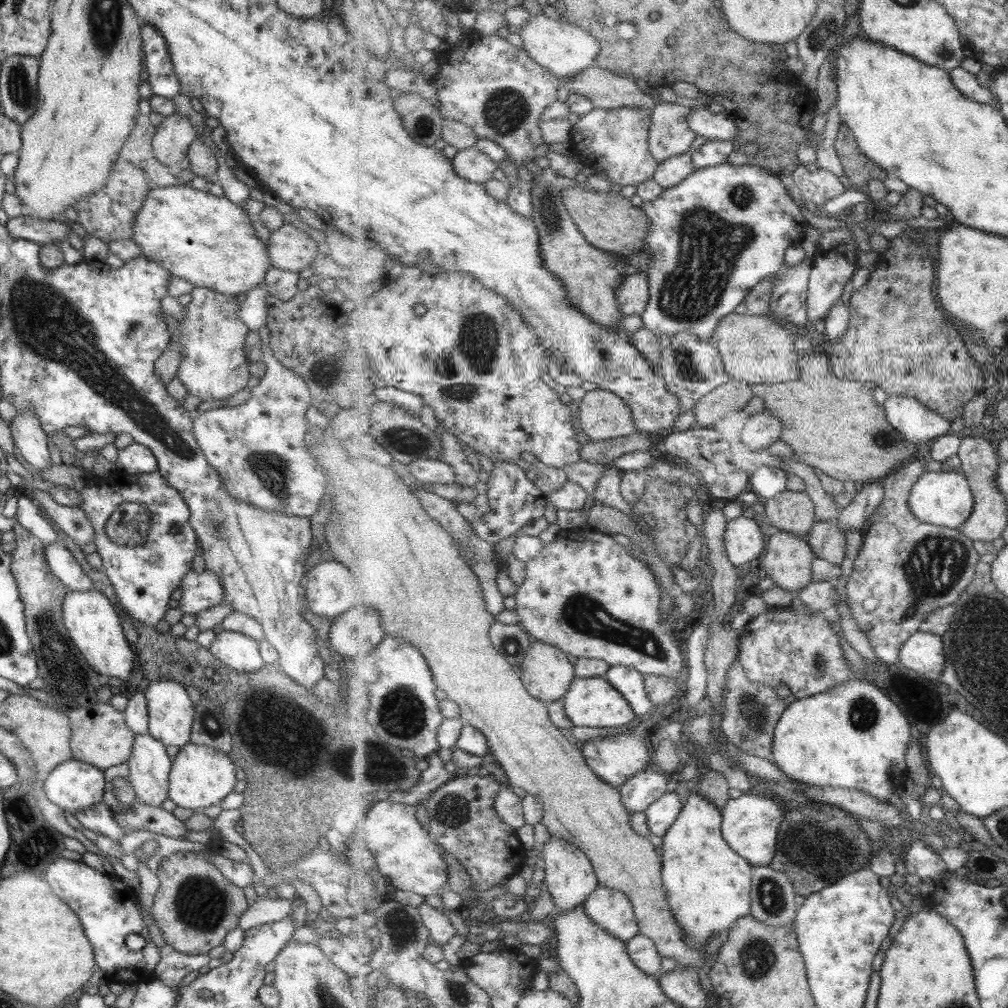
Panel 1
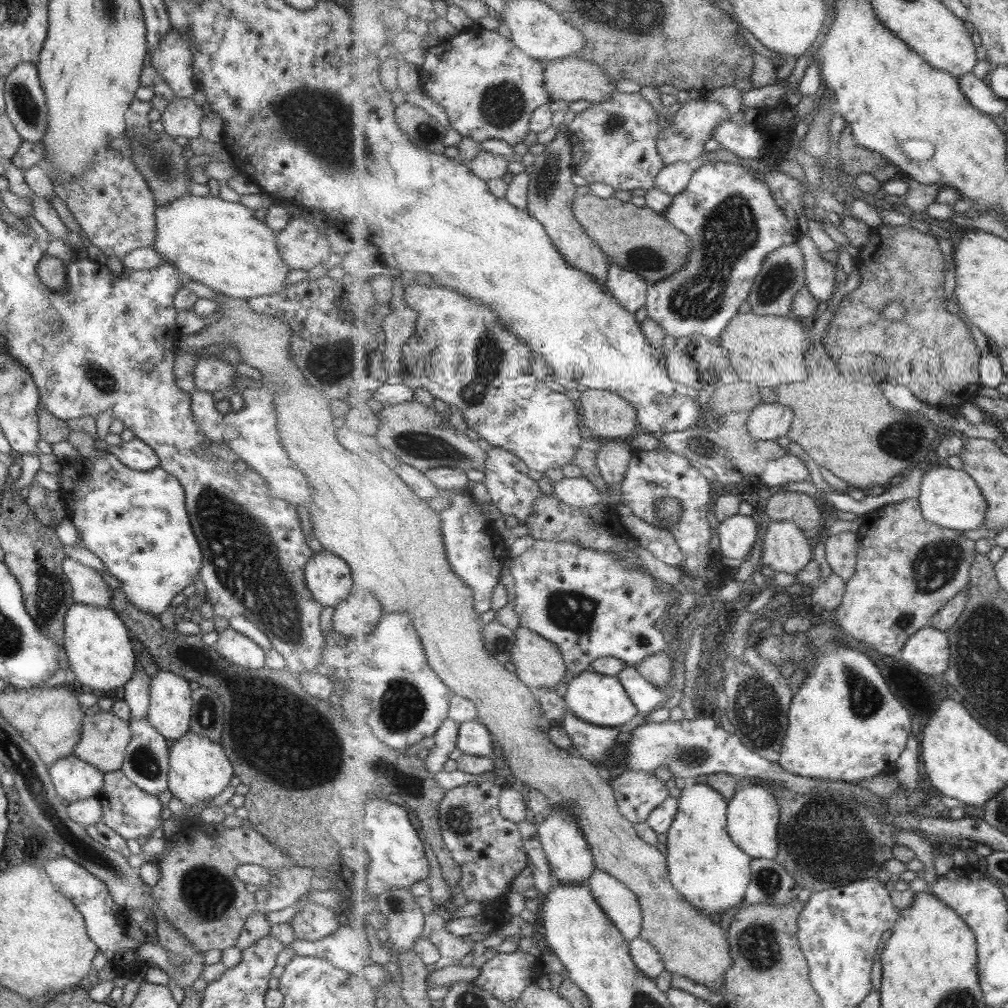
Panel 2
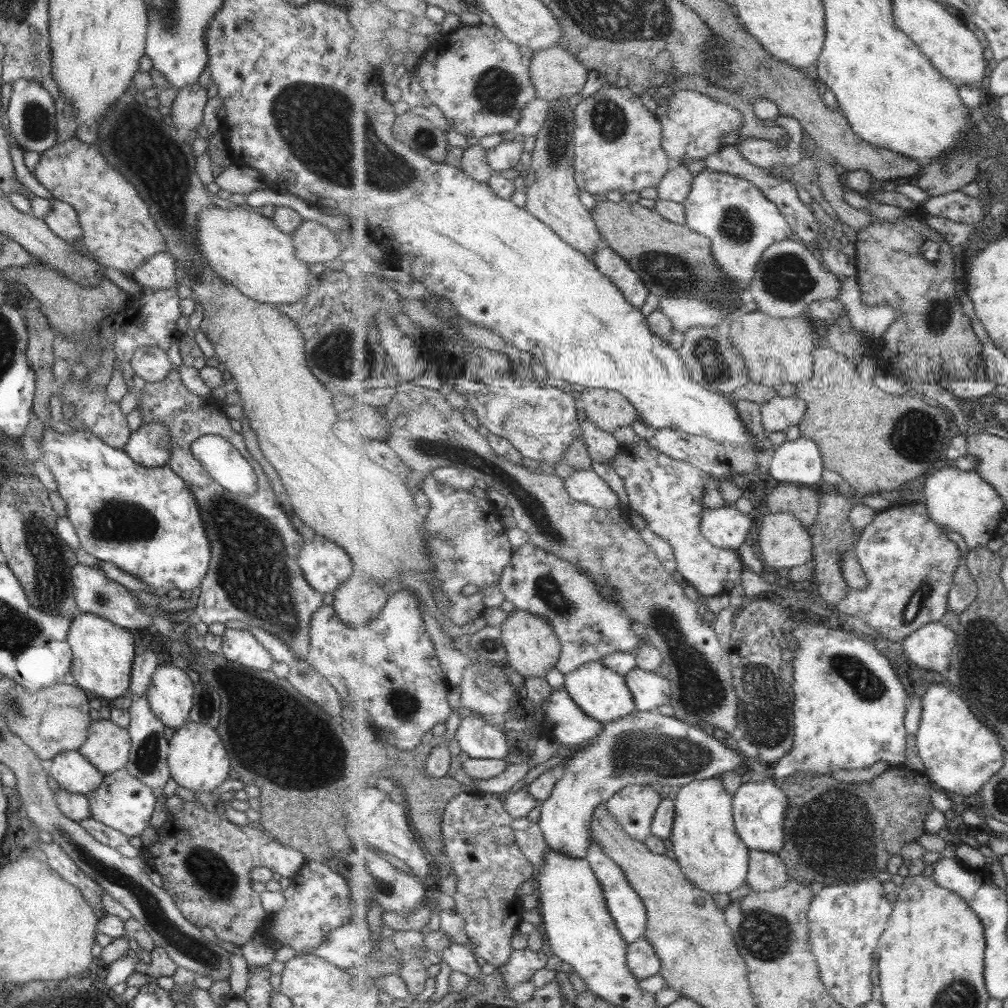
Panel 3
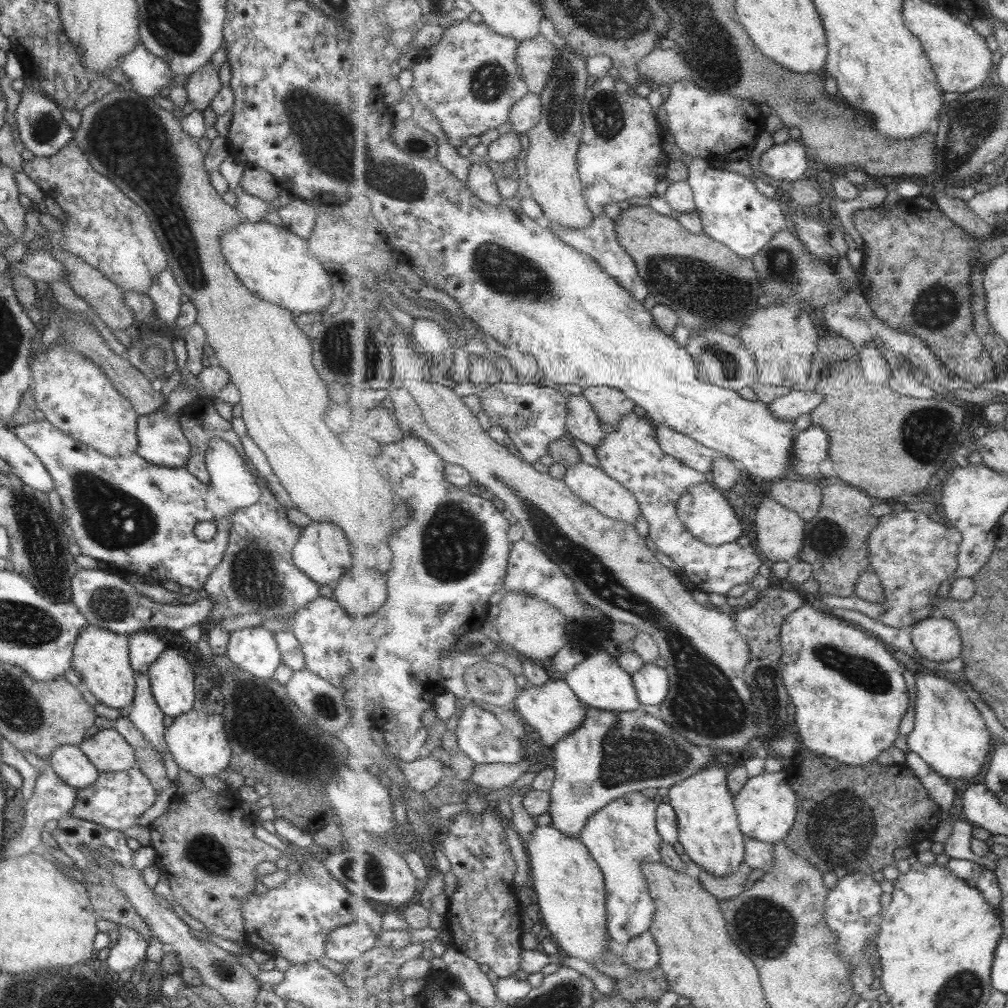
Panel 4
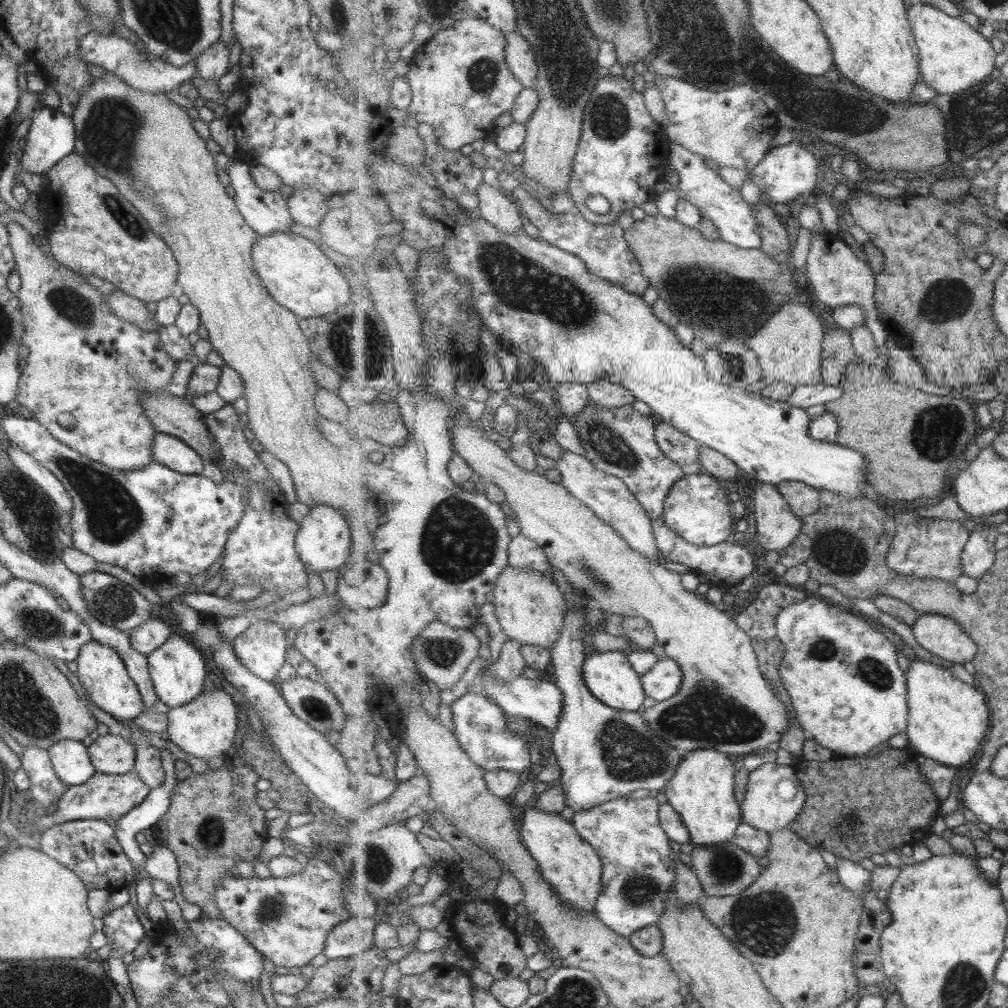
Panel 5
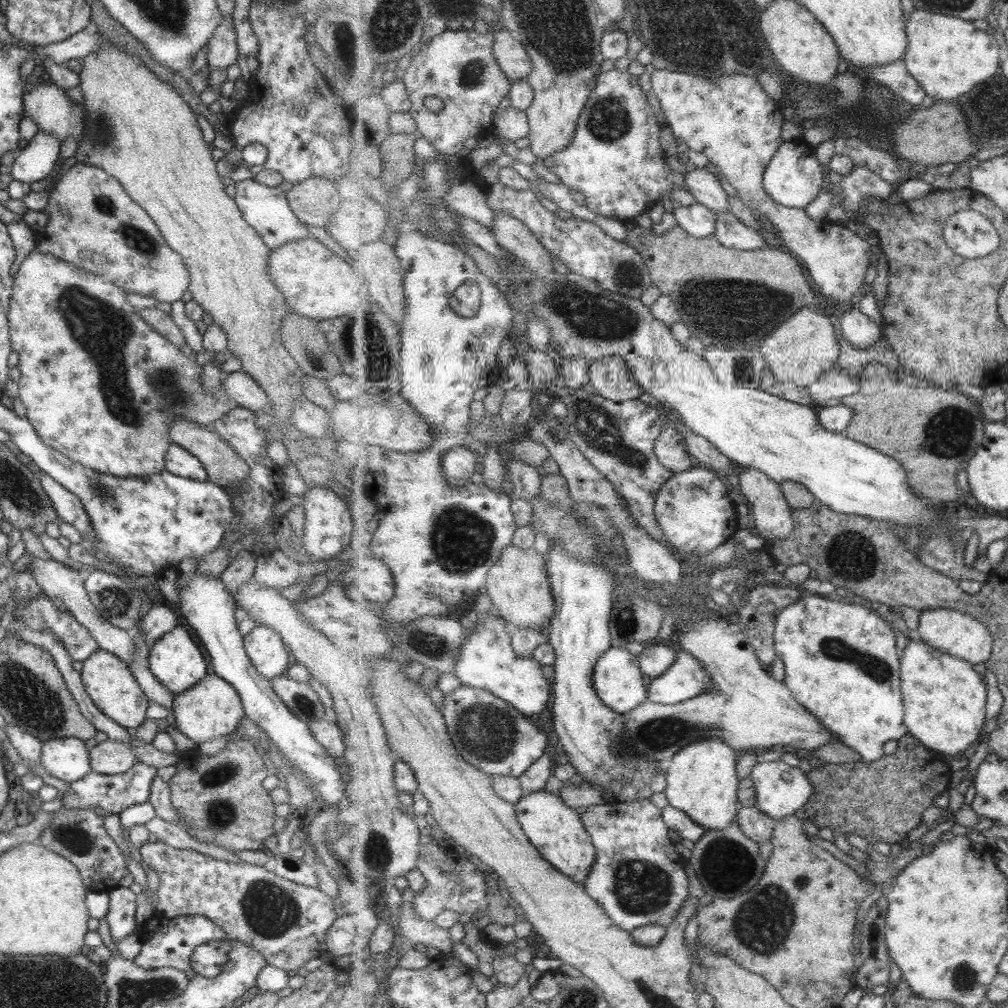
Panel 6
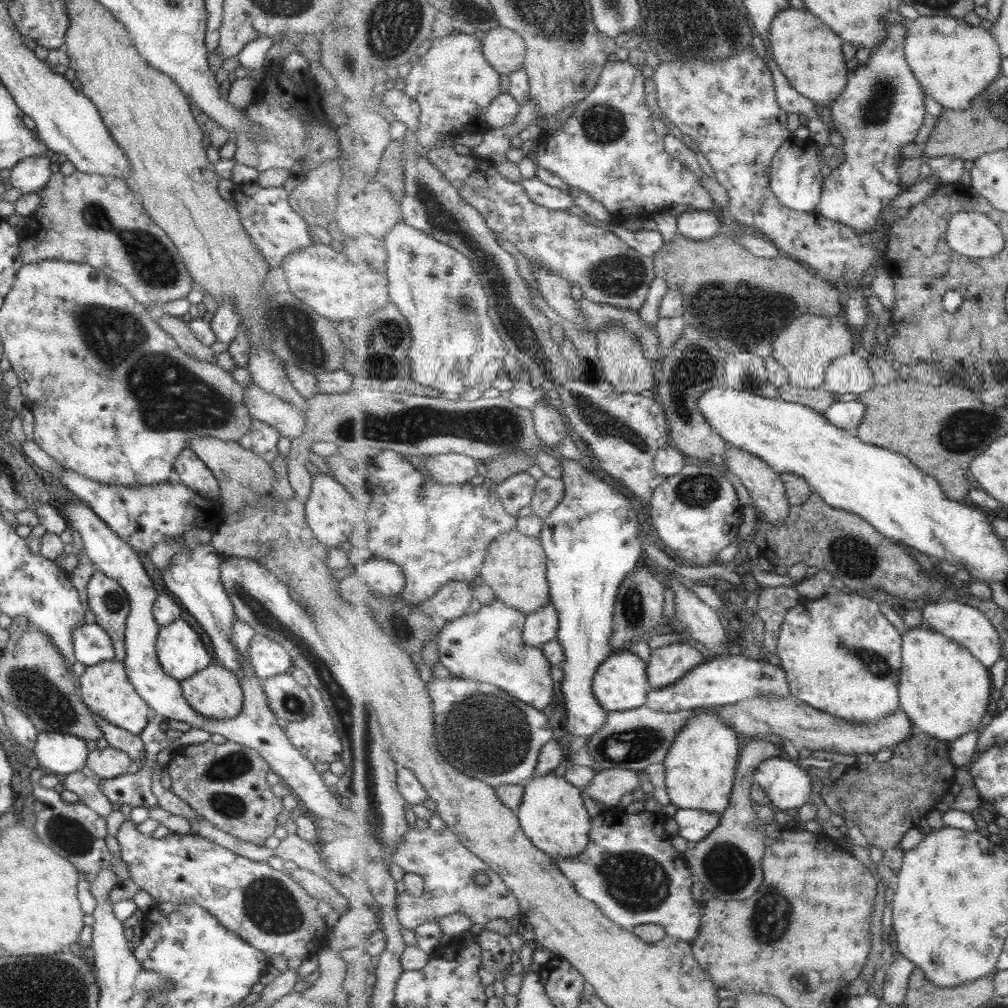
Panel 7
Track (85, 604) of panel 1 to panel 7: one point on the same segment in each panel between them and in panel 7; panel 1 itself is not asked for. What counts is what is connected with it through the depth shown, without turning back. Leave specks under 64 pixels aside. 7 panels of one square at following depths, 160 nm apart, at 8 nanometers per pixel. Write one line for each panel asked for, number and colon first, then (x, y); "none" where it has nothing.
2: (96, 643)
3: (102, 653)
4: (100, 660)
5: (101, 673)
6: (110, 685)
7: (104, 688)

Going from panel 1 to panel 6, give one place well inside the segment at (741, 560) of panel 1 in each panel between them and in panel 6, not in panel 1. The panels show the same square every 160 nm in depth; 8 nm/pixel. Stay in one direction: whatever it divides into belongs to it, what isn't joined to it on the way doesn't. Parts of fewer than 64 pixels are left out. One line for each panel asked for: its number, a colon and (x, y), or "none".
2: (737, 535)
3: (726, 527)
4: (705, 510)
5: (698, 509)
6: (694, 509)

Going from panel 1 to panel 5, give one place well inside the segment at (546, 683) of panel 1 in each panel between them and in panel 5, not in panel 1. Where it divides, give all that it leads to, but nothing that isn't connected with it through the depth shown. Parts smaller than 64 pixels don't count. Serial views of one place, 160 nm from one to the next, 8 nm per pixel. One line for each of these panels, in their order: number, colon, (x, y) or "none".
2: (539, 662)
3: (533, 647)
4: (534, 627)
5: (530, 608)

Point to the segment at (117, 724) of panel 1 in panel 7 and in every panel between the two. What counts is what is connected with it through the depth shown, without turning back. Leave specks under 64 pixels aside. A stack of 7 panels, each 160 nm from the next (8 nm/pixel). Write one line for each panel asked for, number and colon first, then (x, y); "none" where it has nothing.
2: (104, 737)
3: (106, 747)
4: (106, 750)
5: (110, 754)
6: (109, 757)
7: (108, 763)

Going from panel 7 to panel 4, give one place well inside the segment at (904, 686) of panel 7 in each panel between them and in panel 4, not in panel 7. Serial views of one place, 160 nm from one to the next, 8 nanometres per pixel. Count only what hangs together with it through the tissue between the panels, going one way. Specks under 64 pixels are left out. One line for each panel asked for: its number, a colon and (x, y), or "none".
4: (950, 734)
5: (948, 718)
6: (945, 699)

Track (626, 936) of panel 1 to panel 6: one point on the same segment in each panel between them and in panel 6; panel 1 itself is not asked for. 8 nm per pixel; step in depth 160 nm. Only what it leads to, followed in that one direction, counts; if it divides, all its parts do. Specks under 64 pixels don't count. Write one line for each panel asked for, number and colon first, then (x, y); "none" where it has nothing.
2: (621, 903)
3: (626, 905)
4: (623, 836)
5: (639, 866)
6: (639, 879)

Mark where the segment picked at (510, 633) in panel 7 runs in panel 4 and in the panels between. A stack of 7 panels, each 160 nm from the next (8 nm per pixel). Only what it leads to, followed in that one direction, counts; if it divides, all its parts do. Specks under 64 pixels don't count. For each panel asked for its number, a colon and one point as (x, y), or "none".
4: (553, 709)
5: (541, 701)
6: (488, 660)

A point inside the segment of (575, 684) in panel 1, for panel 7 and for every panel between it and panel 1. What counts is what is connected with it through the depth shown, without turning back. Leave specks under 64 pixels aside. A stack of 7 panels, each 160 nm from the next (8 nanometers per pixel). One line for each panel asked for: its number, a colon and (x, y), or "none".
2: (601, 699)
3: (604, 694)
4: (599, 681)
5: (610, 675)
6: (618, 678)
7: (621, 683)

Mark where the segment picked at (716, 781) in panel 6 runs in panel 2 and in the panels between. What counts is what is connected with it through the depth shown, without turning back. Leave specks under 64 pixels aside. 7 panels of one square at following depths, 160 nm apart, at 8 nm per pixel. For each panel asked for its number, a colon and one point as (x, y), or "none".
2: (708, 867)
3: (705, 840)
4: (710, 833)
5: (703, 790)

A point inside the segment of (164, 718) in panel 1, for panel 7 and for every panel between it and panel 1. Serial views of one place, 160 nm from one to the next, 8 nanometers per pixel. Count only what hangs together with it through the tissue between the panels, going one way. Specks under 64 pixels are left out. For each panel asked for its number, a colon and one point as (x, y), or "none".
2: (169, 705)
3: (169, 697)
4: (170, 677)
5: (177, 668)
6: (174, 660)
7: (180, 653)

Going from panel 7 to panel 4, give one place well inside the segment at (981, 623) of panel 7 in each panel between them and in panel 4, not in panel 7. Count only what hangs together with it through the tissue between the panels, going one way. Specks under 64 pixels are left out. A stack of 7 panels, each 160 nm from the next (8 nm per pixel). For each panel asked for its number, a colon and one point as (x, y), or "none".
4: (938, 638)
5: (944, 636)
6: (958, 633)

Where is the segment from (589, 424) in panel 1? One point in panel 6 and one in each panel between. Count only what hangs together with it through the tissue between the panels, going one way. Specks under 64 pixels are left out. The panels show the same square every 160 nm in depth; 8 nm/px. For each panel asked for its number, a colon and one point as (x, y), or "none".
2: (608, 415)
3: (609, 410)
4: (612, 404)
5: (605, 392)
6: (611, 376)

